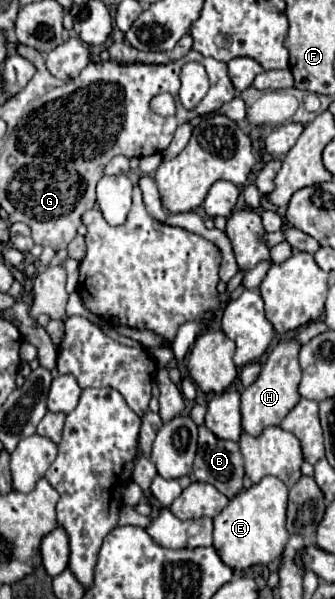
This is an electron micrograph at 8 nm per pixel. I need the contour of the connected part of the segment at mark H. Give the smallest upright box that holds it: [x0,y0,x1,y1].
[242,339,300,435]

